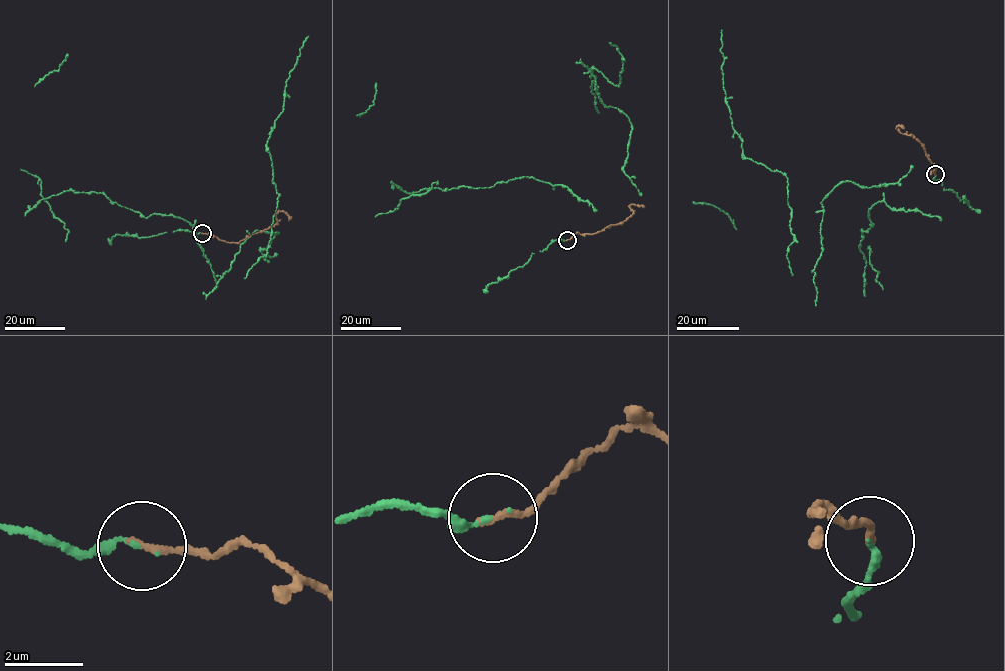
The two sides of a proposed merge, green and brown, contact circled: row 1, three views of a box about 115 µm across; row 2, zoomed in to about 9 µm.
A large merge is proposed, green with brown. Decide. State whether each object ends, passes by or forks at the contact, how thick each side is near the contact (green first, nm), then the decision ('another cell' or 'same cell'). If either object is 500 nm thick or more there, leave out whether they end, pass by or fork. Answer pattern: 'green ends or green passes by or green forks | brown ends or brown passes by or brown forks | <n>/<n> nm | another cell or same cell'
green ends | brown ends | 110/180 nm | same cell

